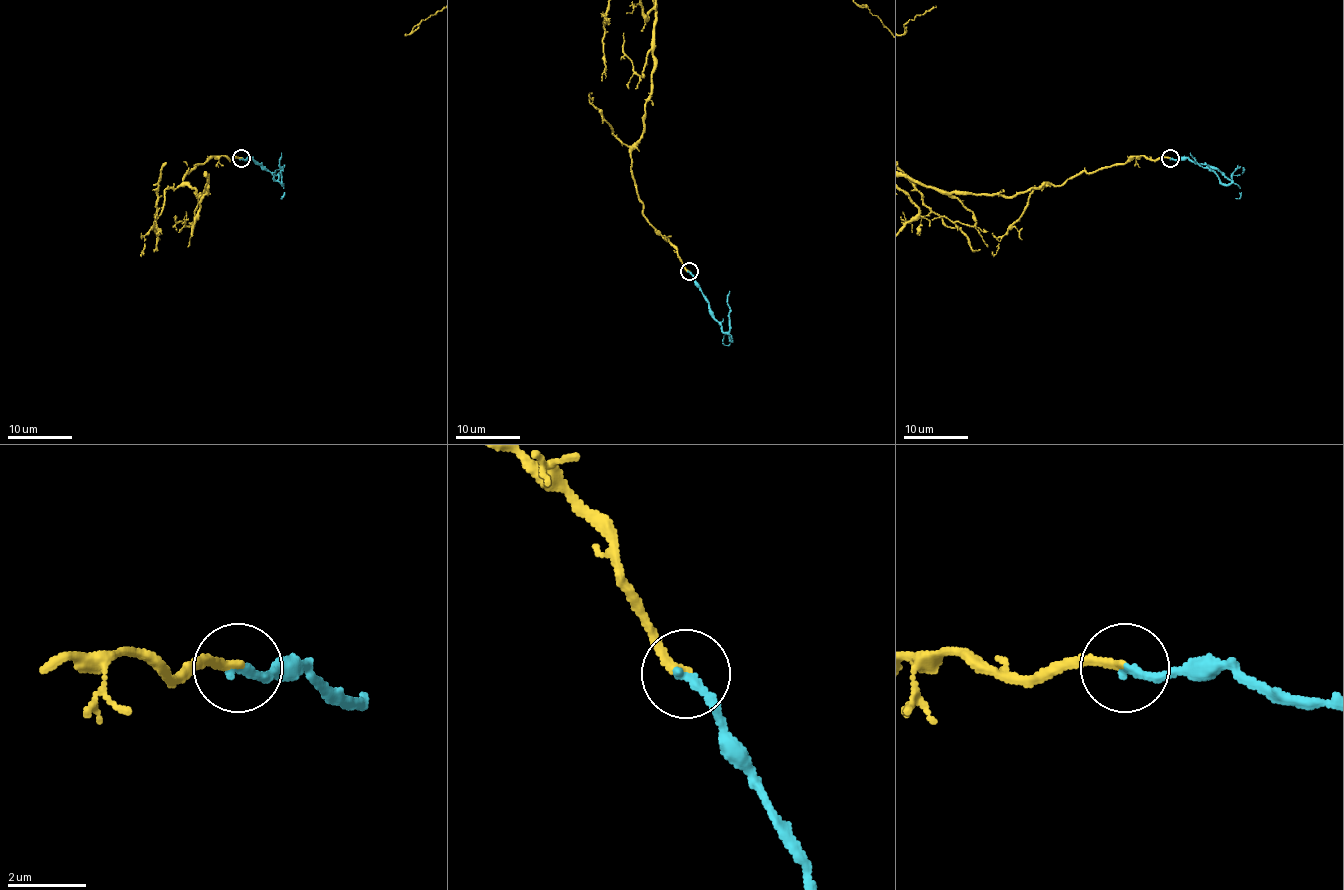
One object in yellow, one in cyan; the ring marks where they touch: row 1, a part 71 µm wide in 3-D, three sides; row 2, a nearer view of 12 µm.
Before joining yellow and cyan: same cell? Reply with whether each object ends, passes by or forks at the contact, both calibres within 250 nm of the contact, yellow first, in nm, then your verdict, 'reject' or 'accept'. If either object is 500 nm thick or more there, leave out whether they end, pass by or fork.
yellow ends | cyan ends | 240/240 nm | accept

